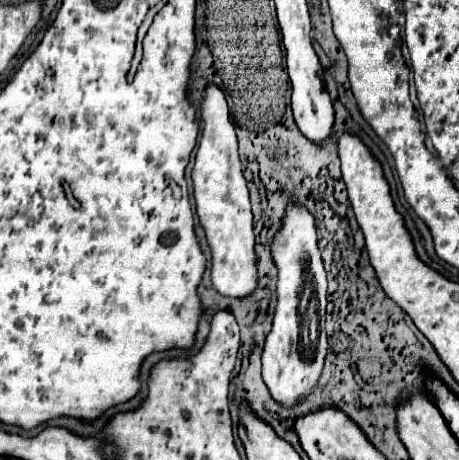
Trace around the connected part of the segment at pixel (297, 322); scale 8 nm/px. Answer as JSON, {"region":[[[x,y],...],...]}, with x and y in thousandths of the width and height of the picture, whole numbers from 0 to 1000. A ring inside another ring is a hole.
{"region":[[[627,437],[610,498],[593,520],[593,567],[606,585],[601,598],[601,676],[593,720],[580,733],[571,772],[571,824],[593,863],[636,885],[645,872],[667,867],[697,820],[706,772],[715,763],[715,733],[706,715],[710,680],[710,585],[688,520],[684,467],[649,441]]]}

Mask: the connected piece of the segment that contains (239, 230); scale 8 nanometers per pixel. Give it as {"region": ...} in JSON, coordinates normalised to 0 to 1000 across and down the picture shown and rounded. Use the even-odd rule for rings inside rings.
{"region":[[[453,180],[436,220],[440,302],[418,367],[423,437],[436,489],[462,546],[462,620],[492,646],[536,646],[558,628],[558,554],[549,459],[540,433],[540,402],[519,346],[519,302],[510,263],[497,241],[492,207],[471,180]]]}

